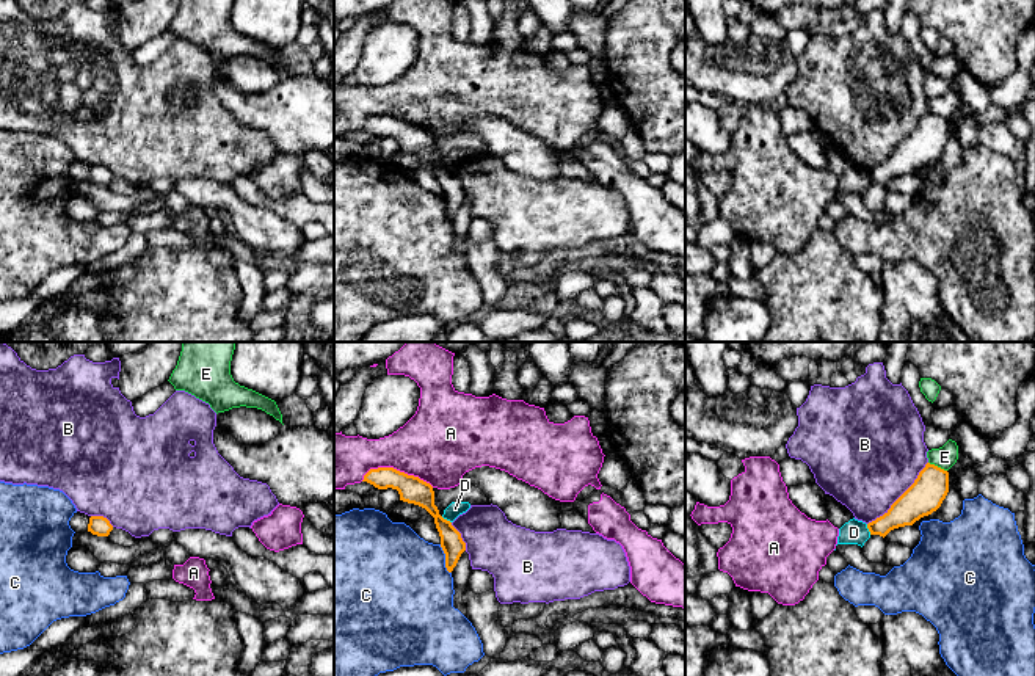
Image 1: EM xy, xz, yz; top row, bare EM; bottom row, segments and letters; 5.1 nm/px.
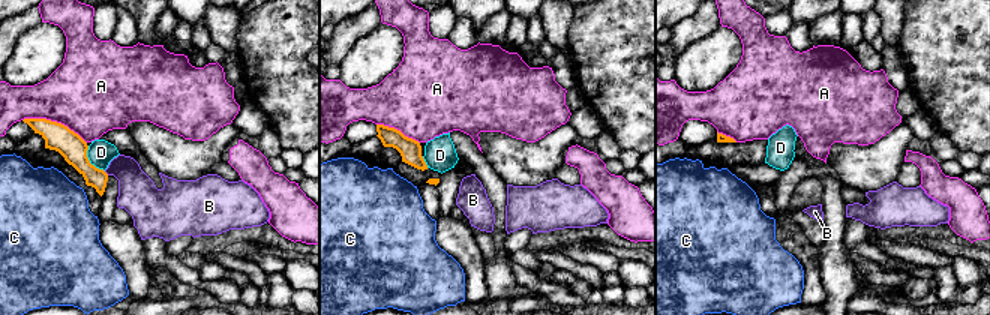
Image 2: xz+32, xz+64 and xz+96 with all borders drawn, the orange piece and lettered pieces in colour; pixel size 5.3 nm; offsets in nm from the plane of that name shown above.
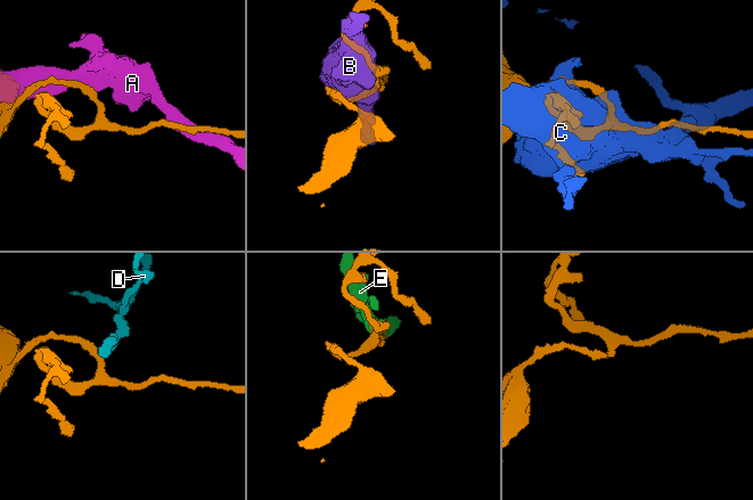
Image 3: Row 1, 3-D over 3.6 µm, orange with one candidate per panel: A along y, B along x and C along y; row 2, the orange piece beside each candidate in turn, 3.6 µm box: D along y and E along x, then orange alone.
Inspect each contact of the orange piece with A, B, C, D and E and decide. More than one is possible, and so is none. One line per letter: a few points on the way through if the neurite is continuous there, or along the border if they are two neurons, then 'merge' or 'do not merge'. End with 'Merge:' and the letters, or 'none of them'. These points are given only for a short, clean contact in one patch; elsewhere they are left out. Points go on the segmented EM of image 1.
A: do not merge
B: do not merge
C: do not merge
D: do not merge
E: do not merge
Merge: none of them

